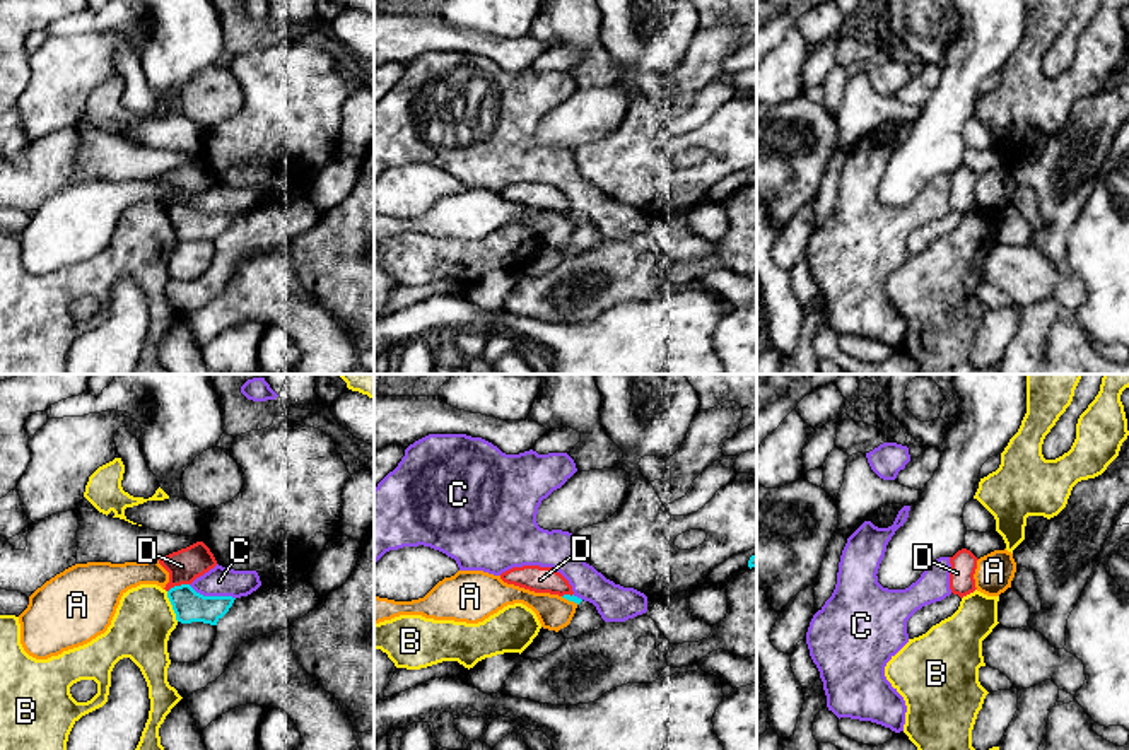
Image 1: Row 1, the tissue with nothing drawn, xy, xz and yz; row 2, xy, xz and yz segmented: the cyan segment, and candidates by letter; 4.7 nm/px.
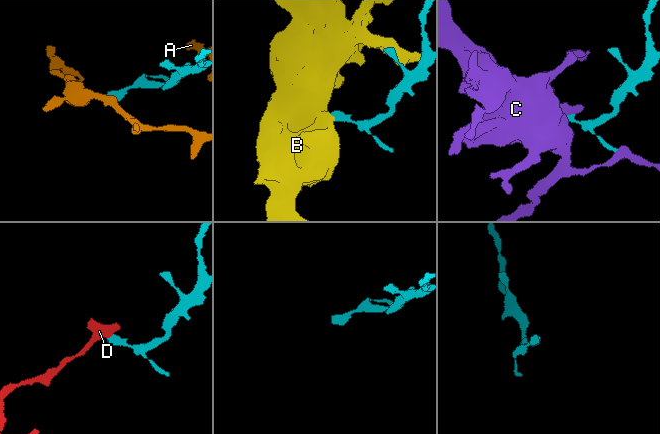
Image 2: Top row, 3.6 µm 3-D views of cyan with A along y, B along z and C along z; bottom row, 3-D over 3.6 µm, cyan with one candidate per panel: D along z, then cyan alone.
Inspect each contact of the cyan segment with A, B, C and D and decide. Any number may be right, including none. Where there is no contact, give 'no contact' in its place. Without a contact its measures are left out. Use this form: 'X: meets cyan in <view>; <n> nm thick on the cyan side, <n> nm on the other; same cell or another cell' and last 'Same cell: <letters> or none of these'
A: meets cyan in xz; 30 nm thick on the cyan side, 160 nm on the other; another cell
B: meets cyan in xy; 150 nm thick on the cyan side, 280 nm on the other; another cell
C: meets cyan in xy; 150 nm thick on the cyan side, 140 nm on the other; another cell
D: meets cyan in xy; 150 nm thick on the cyan side, 160 nm on the other; another cell
Same cell: none of these

